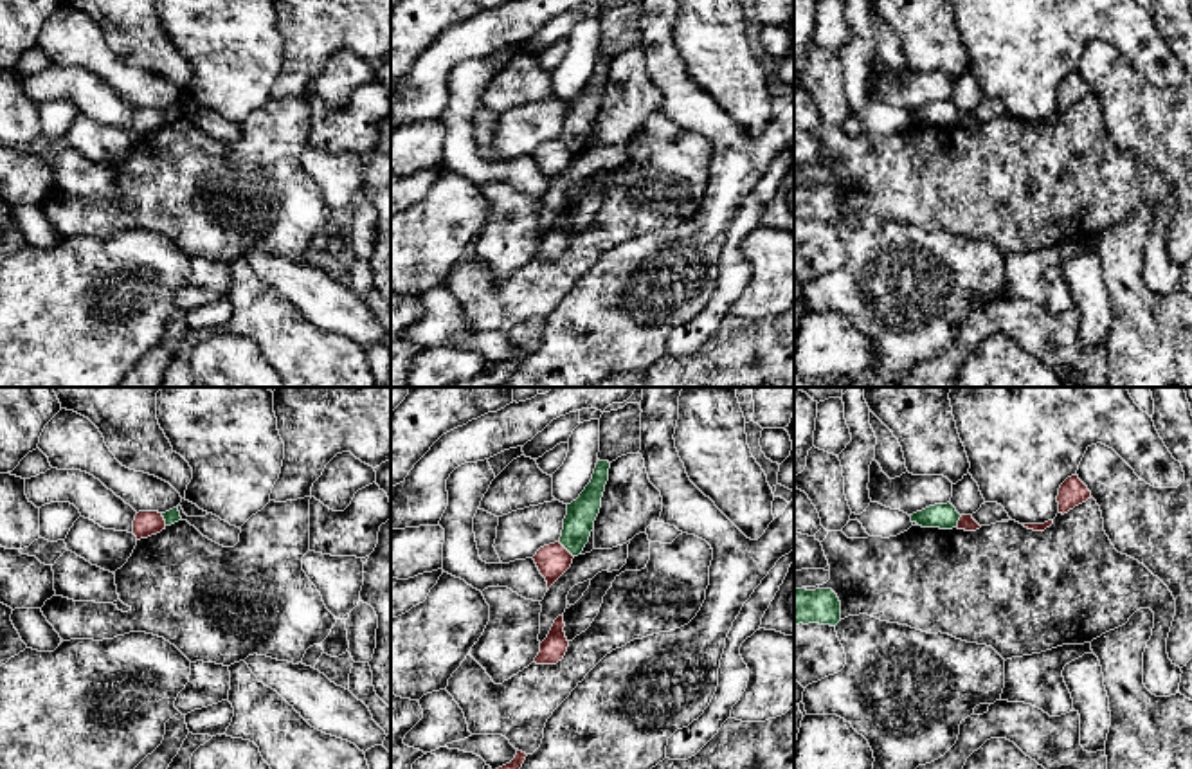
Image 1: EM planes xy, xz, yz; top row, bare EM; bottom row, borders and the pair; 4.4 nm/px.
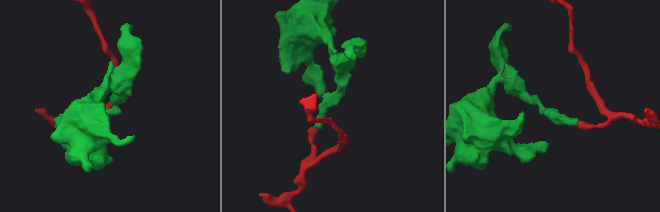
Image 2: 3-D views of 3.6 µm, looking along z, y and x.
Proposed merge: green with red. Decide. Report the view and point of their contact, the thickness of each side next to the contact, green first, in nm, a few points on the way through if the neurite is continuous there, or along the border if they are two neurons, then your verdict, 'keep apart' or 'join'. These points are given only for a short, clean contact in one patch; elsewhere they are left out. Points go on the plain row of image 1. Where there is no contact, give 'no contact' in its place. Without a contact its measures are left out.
xz (566, 144) | 140/150 nm | along xz (559, 137), (573, 153) | keep apart

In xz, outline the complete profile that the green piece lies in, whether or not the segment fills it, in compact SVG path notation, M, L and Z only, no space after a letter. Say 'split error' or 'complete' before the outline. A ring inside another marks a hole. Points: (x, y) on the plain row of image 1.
complete; M598 56L591 79L576 97L567 101L567 112L564 115L564 126L558 139L573 153L582 151L585 140L589 139L591 128L594 126L594 117L600 110L601 94L609 77L609 65L609 58Z

